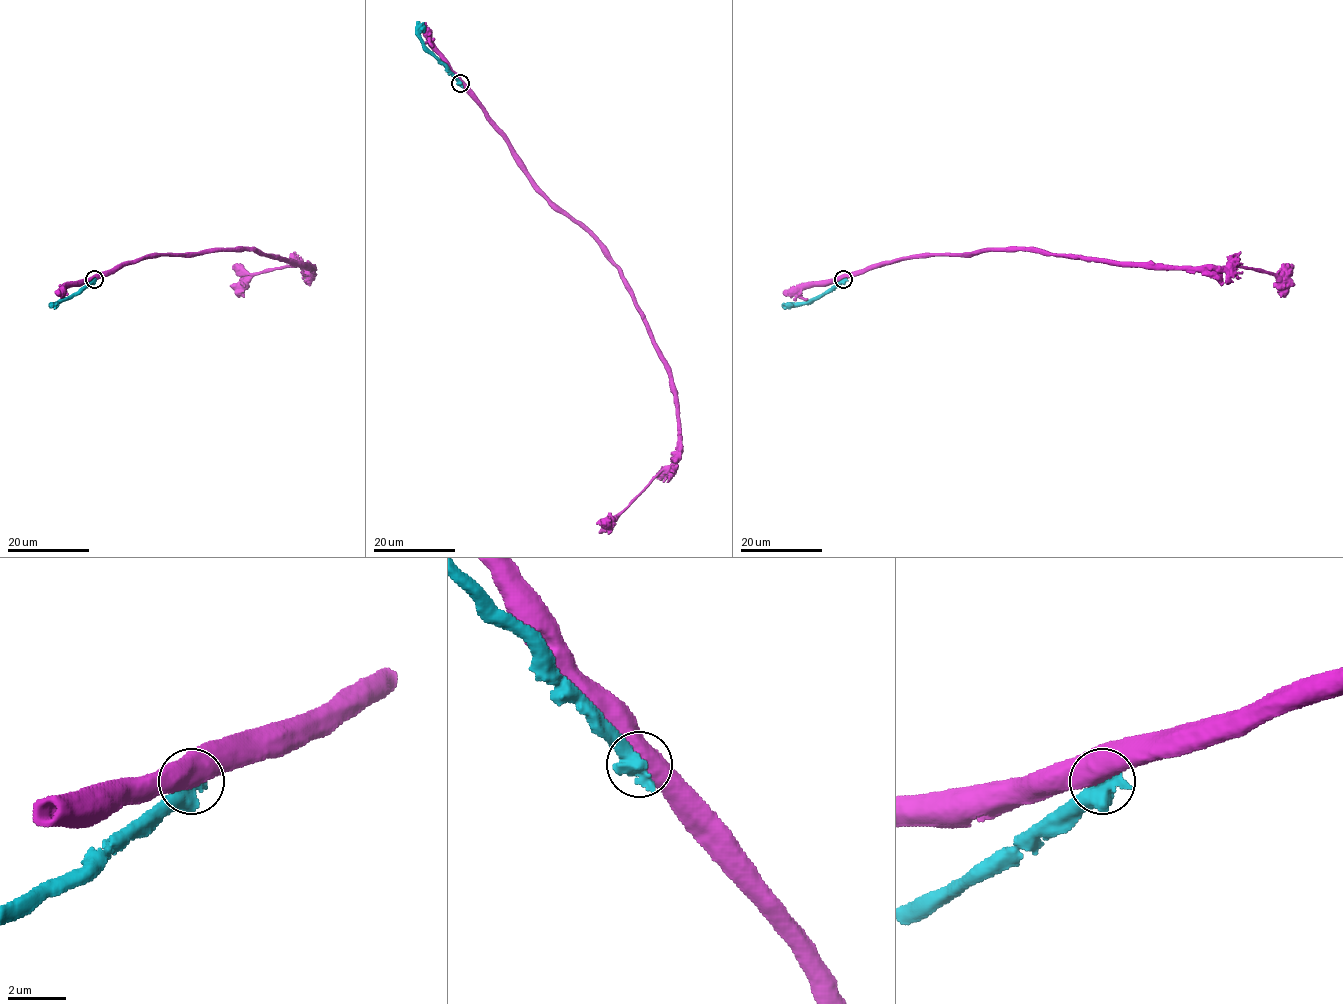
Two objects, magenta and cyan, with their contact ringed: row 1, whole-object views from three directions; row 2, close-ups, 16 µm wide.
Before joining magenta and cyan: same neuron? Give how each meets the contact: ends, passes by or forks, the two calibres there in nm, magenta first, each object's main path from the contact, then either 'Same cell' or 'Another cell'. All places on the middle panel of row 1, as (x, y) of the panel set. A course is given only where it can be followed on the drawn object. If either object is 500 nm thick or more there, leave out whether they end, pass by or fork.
Thickness 550 nm (magenta) against 700 nm. Course of magenta: (460, 82), (502, 136), (522, 170), (585, 230), (618, 269), (669, 377), (679, 455), (605, 524). Course of cyan: (460, 83), (425, 45), (416, 22). Another cell

